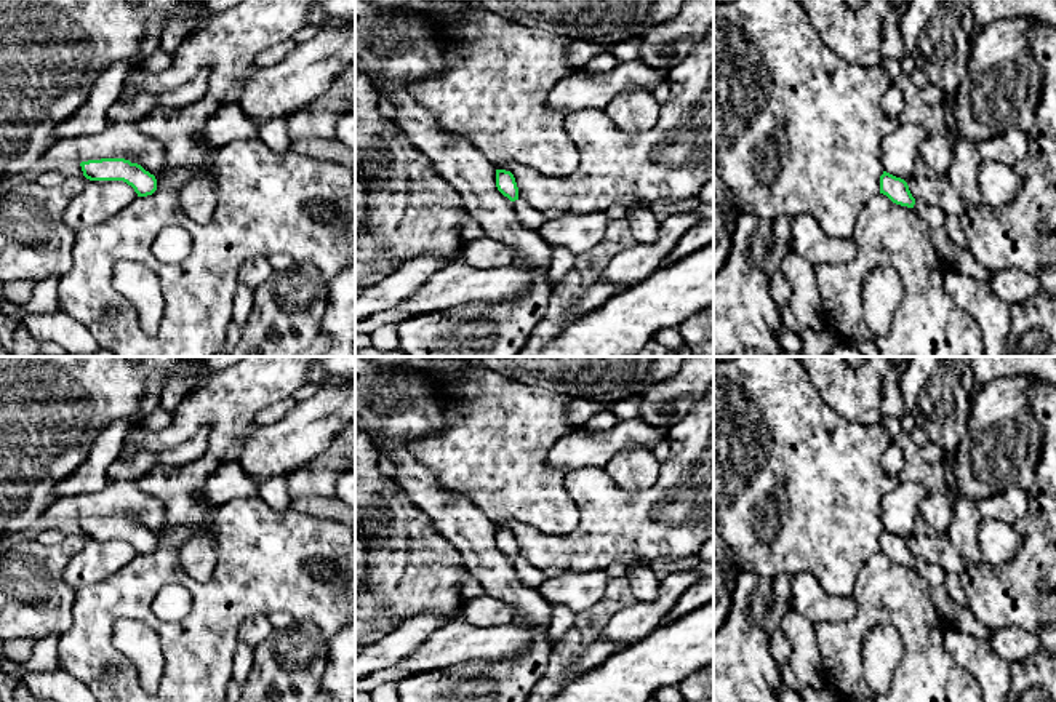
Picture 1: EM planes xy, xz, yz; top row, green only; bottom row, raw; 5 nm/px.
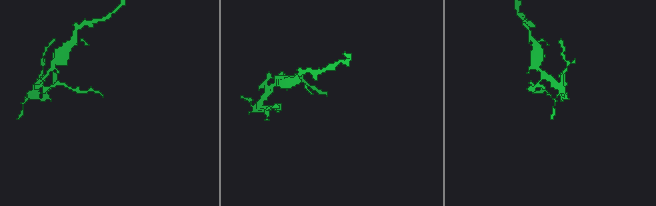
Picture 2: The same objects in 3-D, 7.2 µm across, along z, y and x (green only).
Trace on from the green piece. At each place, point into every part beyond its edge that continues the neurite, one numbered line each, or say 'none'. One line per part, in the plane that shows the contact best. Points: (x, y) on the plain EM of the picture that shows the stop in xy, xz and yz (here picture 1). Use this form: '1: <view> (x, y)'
1: yz (957, 616)

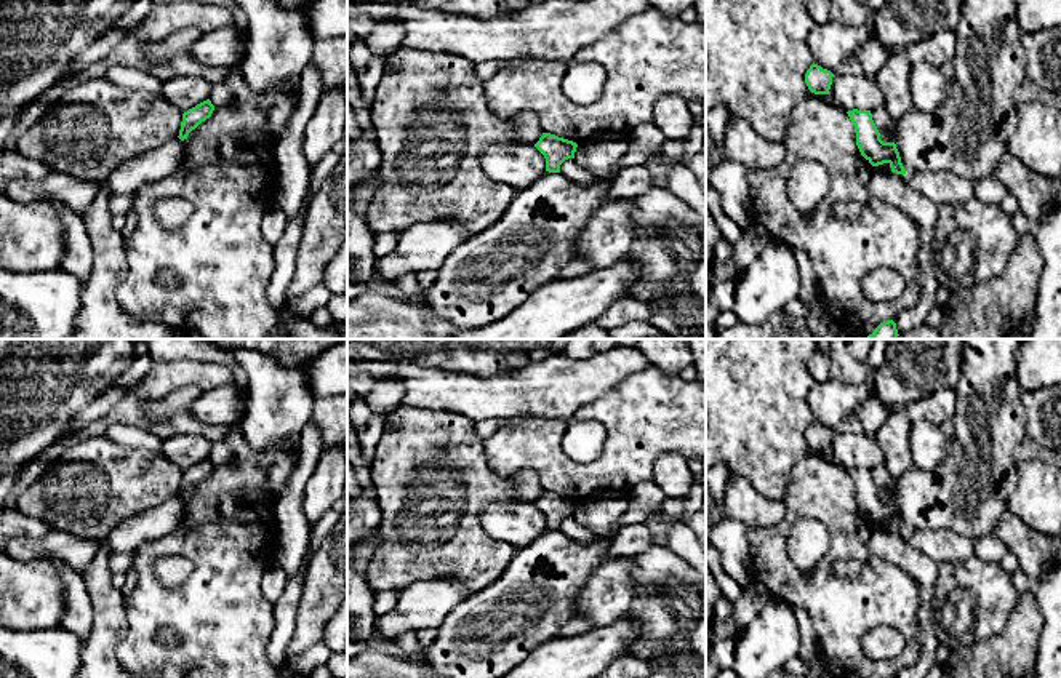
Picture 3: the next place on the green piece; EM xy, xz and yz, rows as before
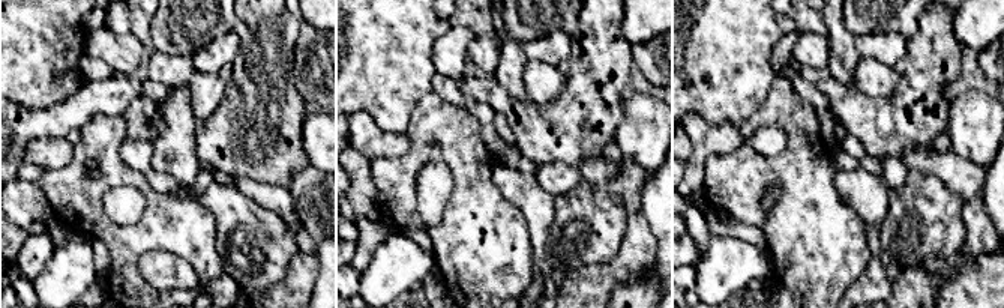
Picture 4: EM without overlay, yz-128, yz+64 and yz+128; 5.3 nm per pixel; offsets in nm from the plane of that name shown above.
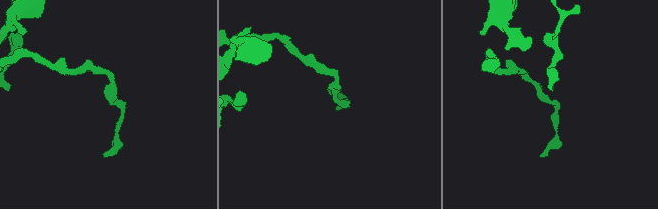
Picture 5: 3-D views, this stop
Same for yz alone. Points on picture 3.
none

